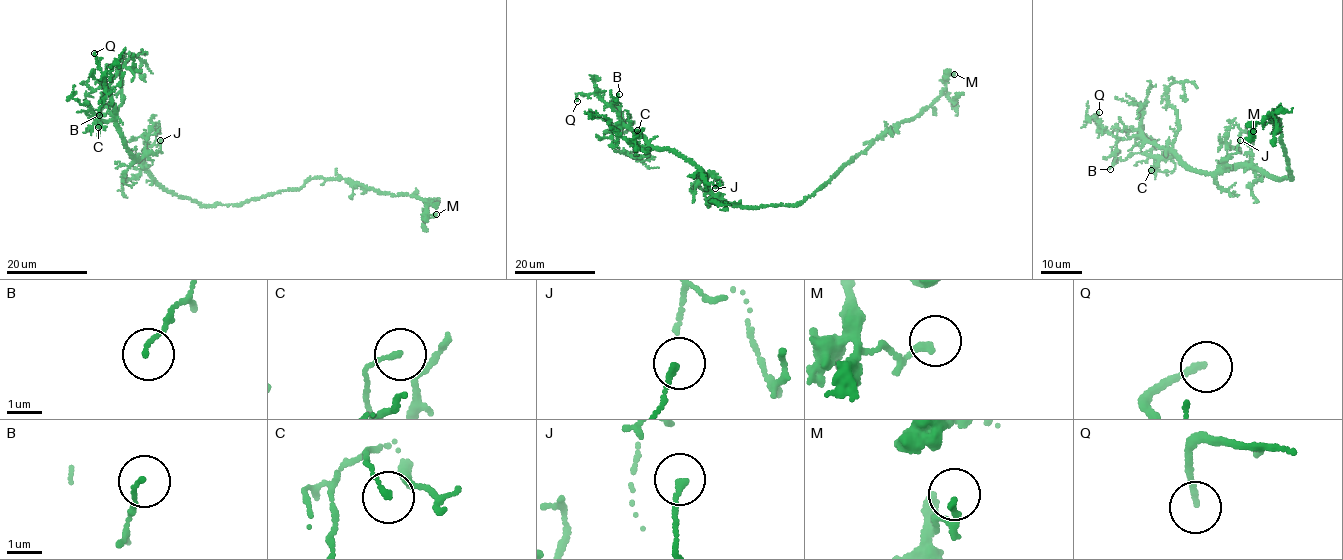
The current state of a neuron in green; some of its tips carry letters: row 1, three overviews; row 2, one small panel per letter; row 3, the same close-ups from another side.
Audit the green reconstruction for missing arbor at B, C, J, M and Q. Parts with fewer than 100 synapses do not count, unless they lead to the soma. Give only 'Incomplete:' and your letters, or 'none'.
Incomplete: Q

